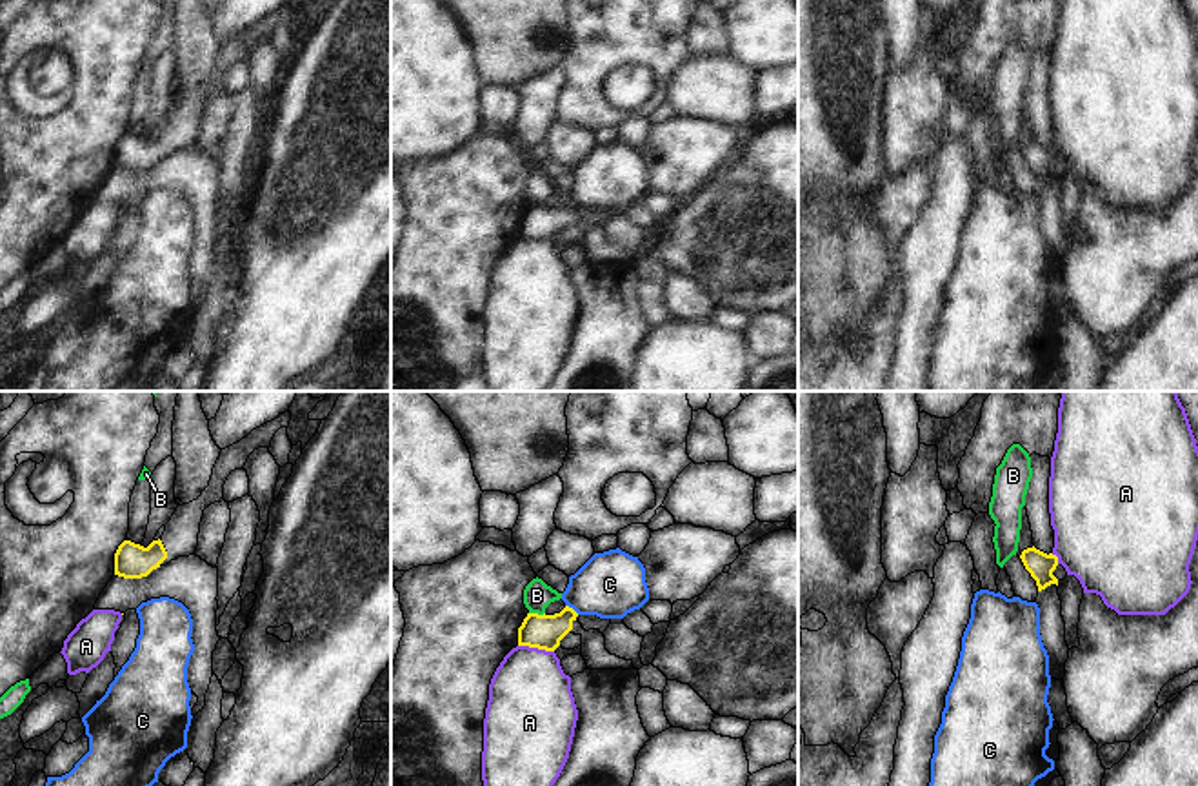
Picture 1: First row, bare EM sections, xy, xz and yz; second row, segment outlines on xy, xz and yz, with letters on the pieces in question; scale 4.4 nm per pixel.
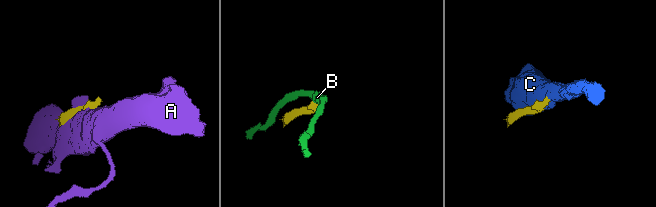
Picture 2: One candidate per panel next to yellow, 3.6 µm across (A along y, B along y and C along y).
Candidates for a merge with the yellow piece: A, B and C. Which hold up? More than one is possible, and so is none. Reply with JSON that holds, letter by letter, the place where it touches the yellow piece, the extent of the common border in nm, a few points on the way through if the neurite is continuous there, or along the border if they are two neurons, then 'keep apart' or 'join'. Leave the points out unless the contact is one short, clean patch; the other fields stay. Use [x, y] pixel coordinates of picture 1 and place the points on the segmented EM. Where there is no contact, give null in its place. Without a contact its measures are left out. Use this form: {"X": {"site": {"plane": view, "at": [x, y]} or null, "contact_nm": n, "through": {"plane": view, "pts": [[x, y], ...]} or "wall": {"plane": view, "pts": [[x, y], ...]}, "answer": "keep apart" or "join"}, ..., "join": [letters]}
{"A": {"site": {"plane": "xz", "at": [537, 646]}, "contact_nm": 160, "answer": "keep apart"}, "B": {"site": {"plane": "xz", "at": [537, 614]}, "contact_nm": 70, "wall": {"plane": "xz", "pts": [[529, 612], [544, 614]]}, "answer": "keep apart"}, "C": {"site": {"plane": "xz", "at": [571, 608]}, "contact_nm": 80, "wall": {"plane": "xz", "pts": [[566, 604], [579, 614]]}, "answer": "keep apart"}, "join": []}

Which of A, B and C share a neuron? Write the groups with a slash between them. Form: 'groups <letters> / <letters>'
groups A / B / C

